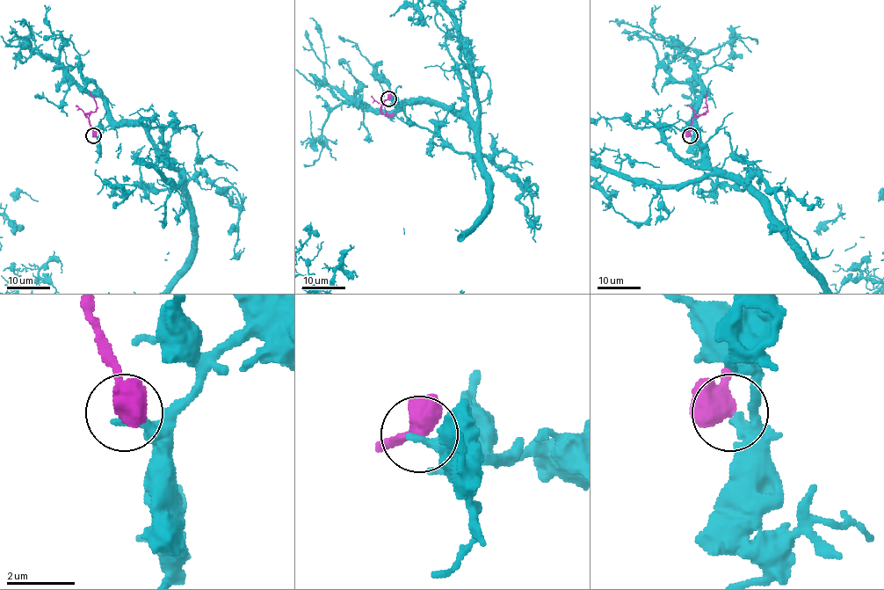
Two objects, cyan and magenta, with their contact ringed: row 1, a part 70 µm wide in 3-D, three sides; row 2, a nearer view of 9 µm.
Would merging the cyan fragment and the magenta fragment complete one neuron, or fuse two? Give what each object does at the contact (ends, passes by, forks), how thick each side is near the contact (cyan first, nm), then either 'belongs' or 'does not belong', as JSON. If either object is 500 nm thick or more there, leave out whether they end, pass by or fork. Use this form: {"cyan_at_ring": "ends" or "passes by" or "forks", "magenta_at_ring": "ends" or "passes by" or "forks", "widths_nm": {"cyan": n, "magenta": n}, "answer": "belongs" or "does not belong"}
{"cyan_at_ring": "ends", "magenta_at_ring": "passes by", "widths_nm": {"cyan": 300, "magenta": 480}, "answer": "does not belong"}

